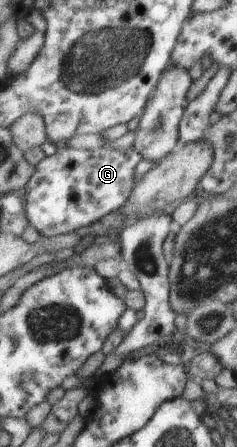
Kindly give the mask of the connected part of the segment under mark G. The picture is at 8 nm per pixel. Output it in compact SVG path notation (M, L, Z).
M112 145L103 146L97 149L74 149L65 147L58 149L54 155L44 157L36 171L32 173L26 183L26 194L24 200L24 215L28 217L28 223L34 227L42 236L53 237L71 232L78 232L82 227L102 220L112 212L120 210L126 203L130 191L135 185L134 173L136 165L142 161L140 153L136 149L114 149Z

